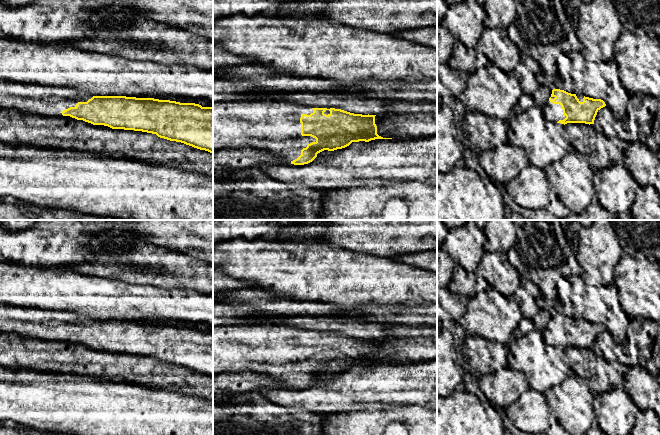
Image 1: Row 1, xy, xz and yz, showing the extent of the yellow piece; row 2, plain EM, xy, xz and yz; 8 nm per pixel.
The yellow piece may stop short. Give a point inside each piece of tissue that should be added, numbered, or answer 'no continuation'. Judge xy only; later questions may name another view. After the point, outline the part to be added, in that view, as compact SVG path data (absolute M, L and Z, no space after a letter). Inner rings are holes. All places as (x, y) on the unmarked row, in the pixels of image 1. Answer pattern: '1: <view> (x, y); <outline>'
1: xy (47, 330); M0 314L0 332L17 334L26 338L62 341L75 344L70 340L63 340L62 336L70 331L76 331L77 323L57 321L26 322L22 316Z

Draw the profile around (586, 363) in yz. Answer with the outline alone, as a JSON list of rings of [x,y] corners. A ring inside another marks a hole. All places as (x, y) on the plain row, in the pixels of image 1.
[[[567,347],[565,354],[573,373],[588,382],[592,393],[623,389],[623,375],[594,348]]]

